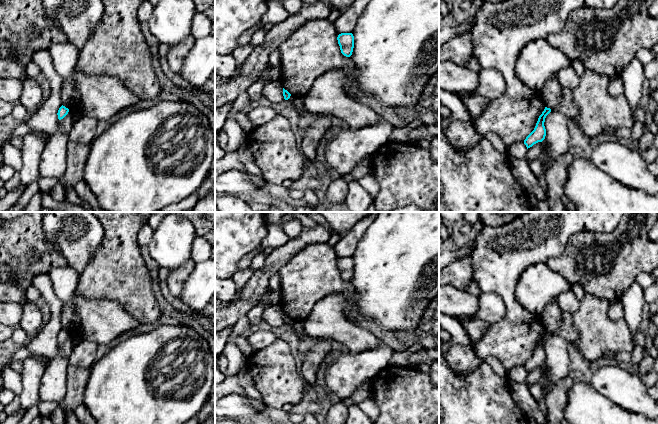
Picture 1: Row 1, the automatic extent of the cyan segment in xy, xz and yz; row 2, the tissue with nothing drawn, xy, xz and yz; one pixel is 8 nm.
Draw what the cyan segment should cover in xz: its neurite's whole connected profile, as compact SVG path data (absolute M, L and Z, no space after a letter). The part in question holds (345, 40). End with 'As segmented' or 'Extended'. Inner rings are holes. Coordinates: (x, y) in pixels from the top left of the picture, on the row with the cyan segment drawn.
M341 33L337 37L338 44L340 46L341 53L350 57L354 48L354 36L352 33Z. As segmented

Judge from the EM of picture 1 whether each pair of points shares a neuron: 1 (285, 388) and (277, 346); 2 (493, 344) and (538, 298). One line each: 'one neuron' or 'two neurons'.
1: one neuron
2: two neurons

